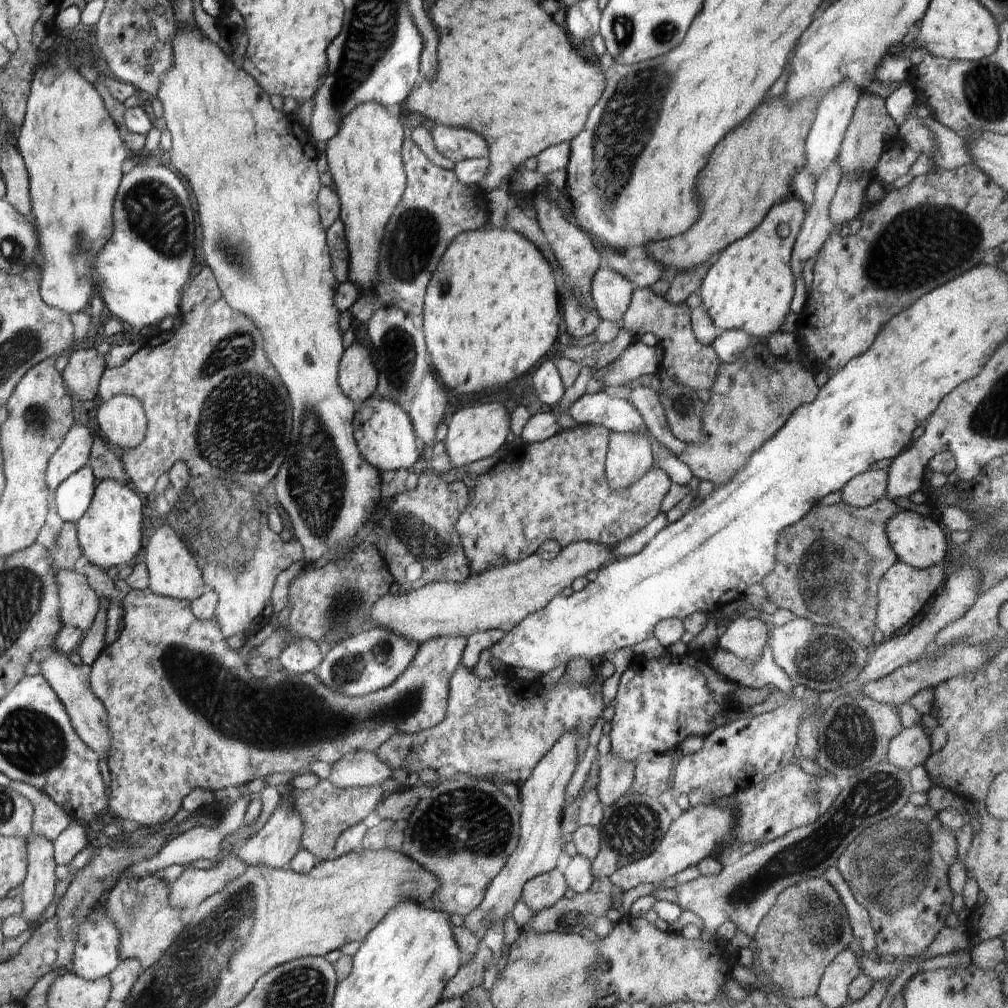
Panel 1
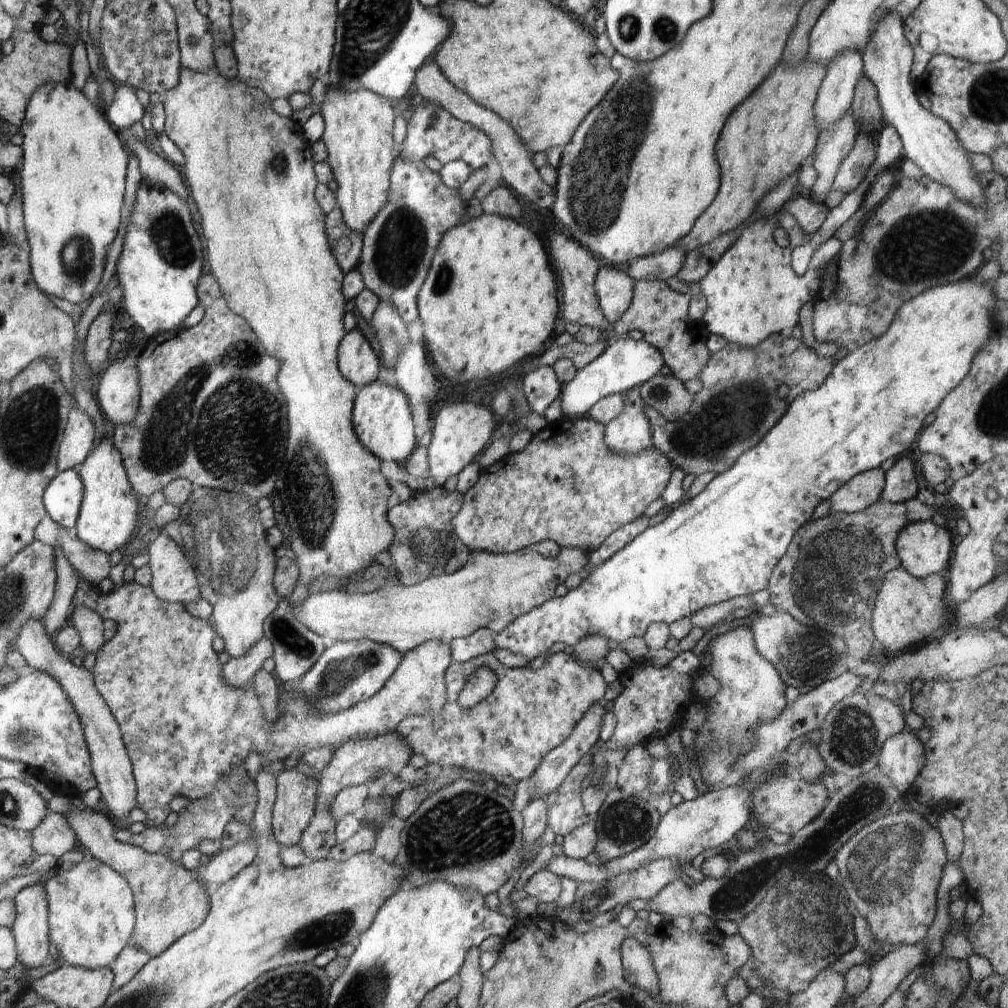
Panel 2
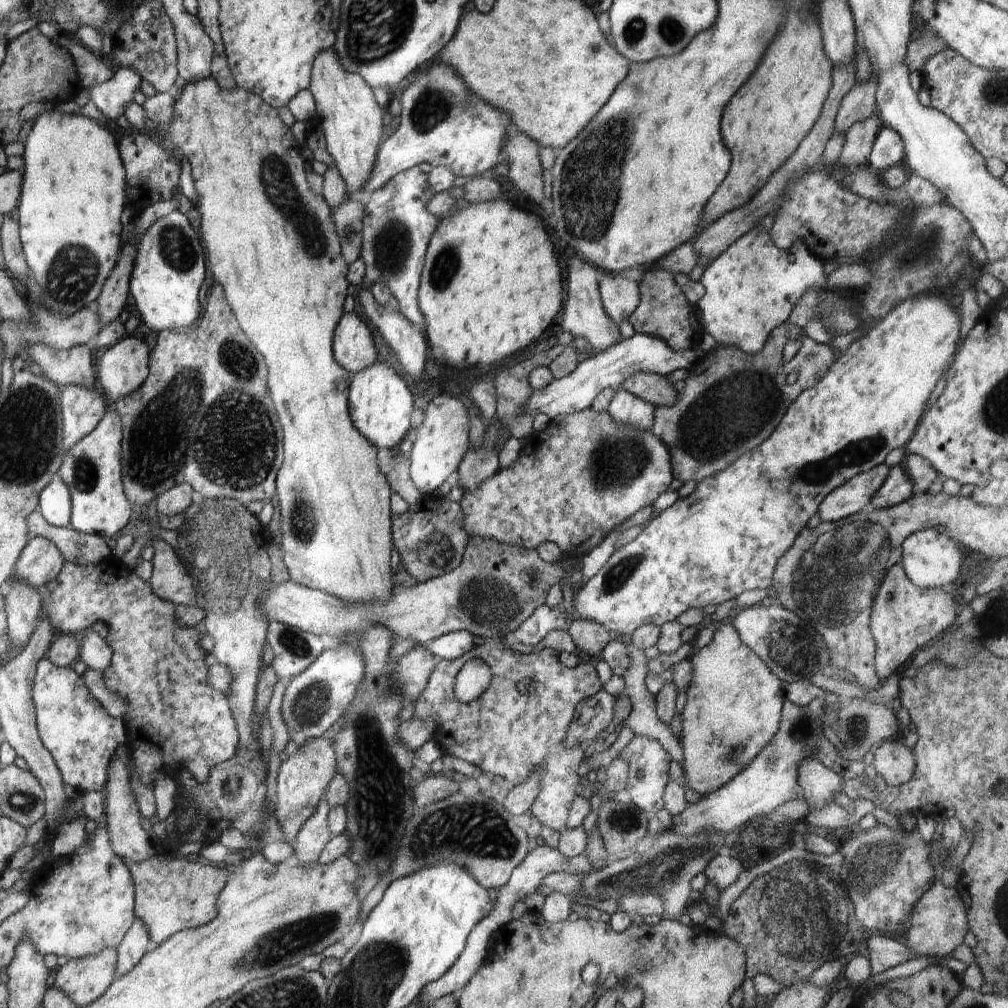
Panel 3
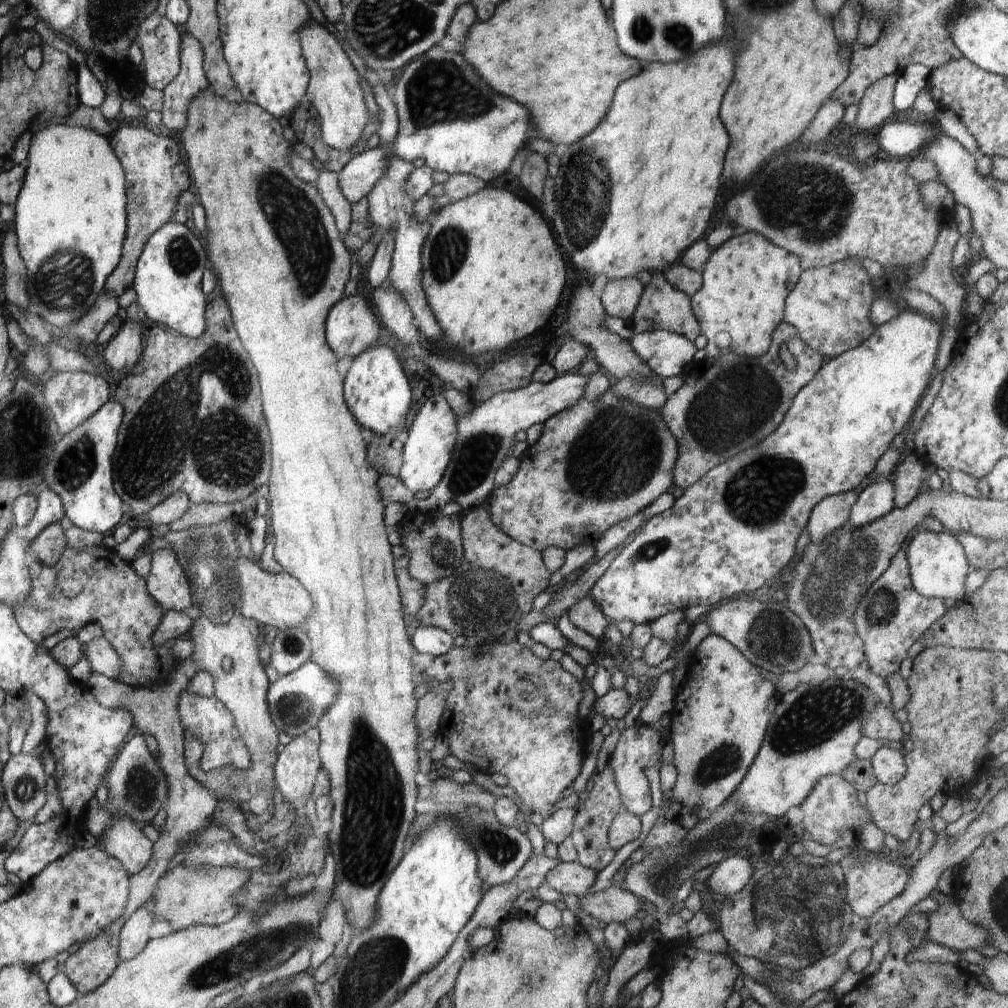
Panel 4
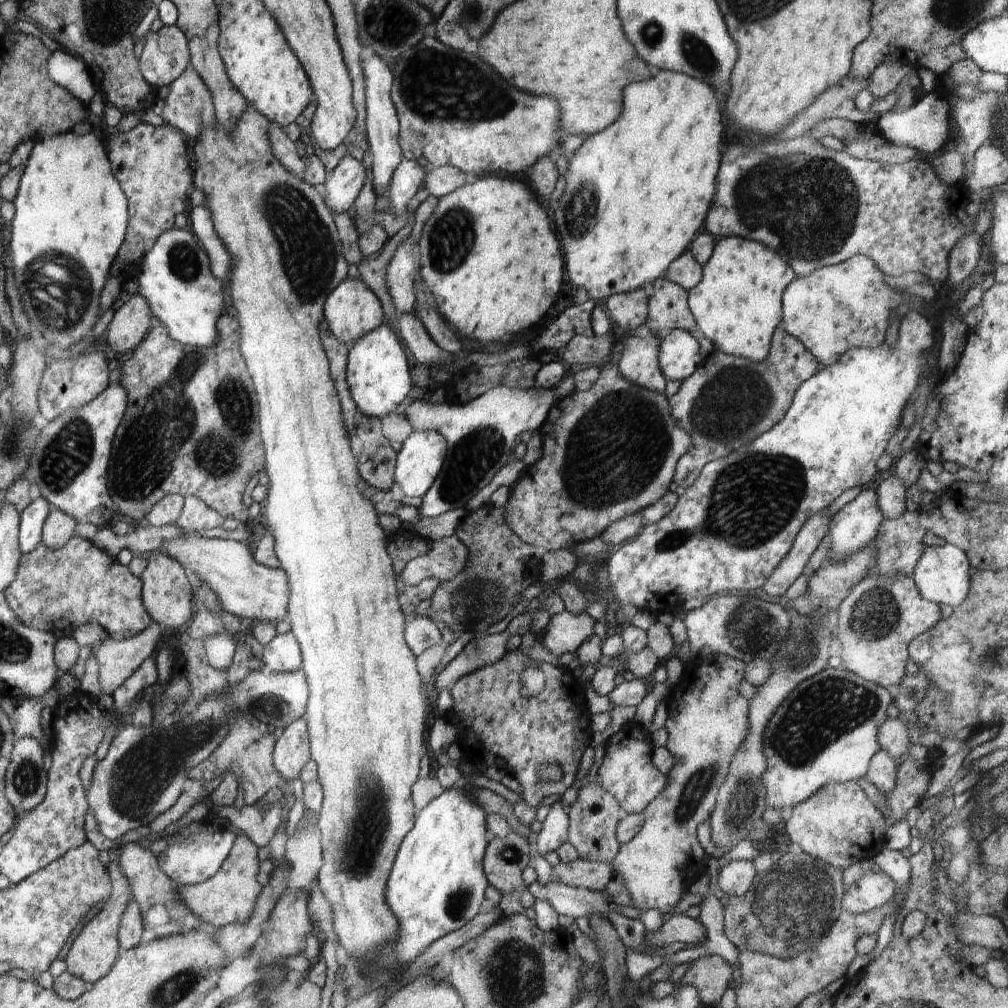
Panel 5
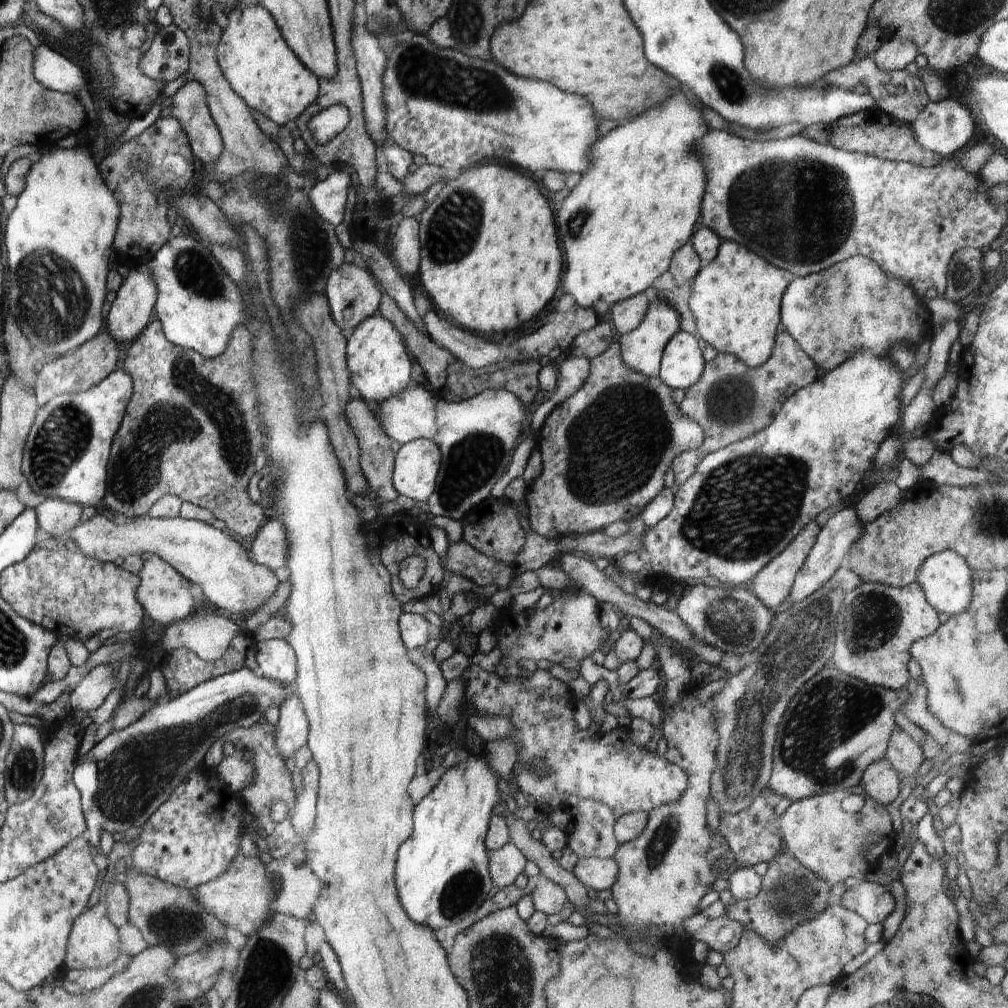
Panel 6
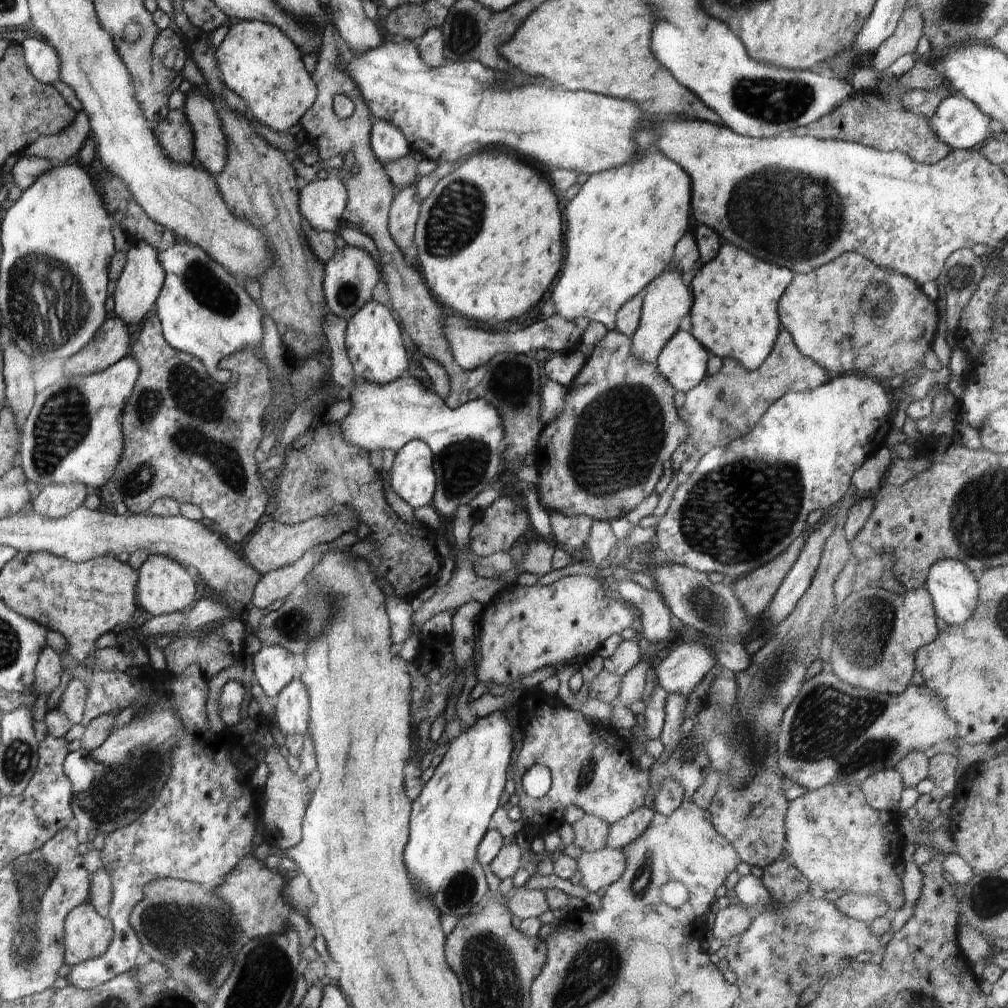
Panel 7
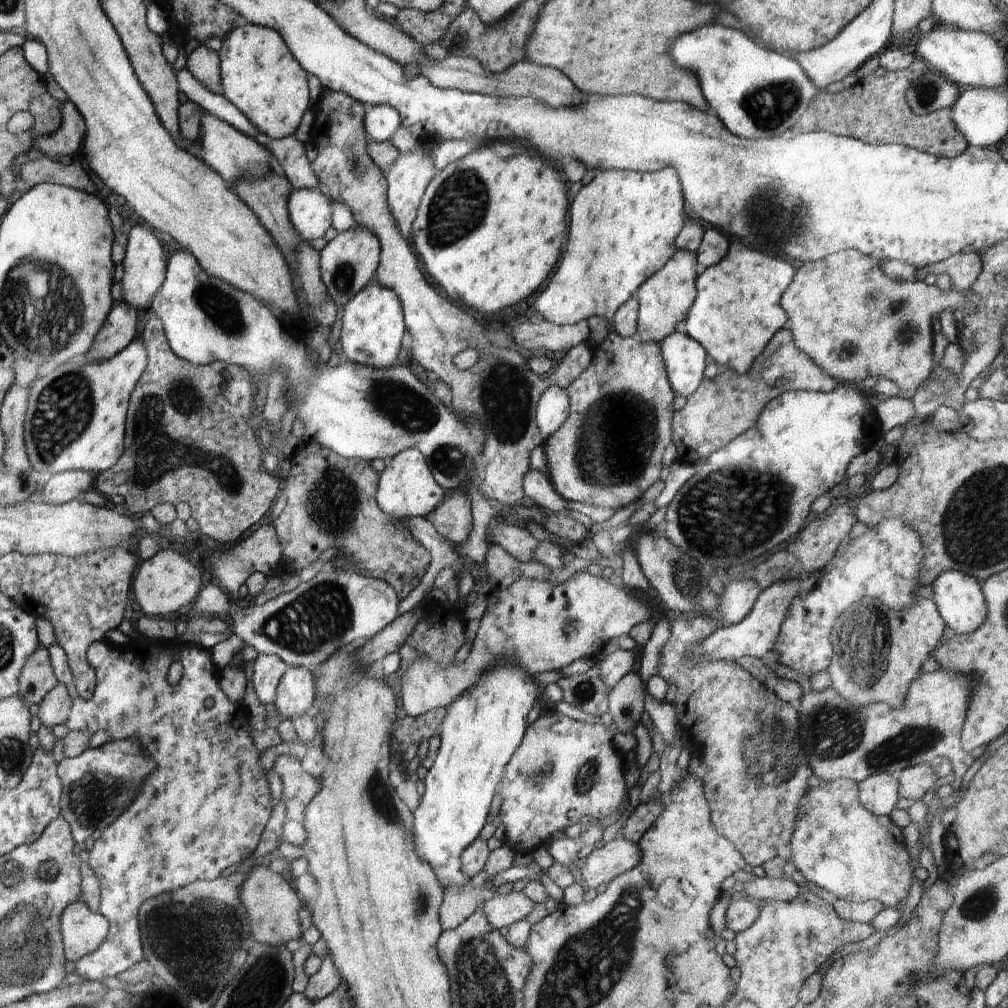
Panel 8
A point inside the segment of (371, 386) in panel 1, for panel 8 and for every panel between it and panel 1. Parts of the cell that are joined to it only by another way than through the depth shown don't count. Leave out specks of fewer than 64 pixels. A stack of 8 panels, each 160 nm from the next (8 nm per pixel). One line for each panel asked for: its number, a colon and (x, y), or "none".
2: (357, 361)
3: (354, 346)
4: (351, 327)
5: (352, 309)
6: (351, 291)
7: (350, 275)
8: (348, 263)

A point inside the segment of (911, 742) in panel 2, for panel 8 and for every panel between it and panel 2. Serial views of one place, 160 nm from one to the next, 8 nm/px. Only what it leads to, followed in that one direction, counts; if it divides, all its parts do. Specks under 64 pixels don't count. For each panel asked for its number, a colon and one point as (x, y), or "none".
3: (895, 762)
4: (888, 763)
5: (882, 772)
6: (880, 781)
7: (881, 790)
8: (879, 793)

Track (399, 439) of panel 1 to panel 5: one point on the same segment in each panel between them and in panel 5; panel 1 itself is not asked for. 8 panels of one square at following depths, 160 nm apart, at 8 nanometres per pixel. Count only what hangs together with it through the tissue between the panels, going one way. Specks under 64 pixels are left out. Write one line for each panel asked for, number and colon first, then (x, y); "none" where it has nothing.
2: (382, 419)
3: (380, 404)
4: (377, 392)
5: (378, 373)

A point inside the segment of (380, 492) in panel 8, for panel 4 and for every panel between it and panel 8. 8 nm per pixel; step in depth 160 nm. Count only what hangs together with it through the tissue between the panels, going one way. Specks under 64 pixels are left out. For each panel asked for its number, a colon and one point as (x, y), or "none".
4: (427, 450)
5: (423, 453)
6: (417, 462)
7: (412, 476)

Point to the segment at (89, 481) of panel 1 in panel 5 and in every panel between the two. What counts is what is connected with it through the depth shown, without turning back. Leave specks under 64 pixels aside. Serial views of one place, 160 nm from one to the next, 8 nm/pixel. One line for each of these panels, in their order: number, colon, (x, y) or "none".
2: (63, 498)
3: (55, 505)
4: (49, 510)
5: (34, 515)

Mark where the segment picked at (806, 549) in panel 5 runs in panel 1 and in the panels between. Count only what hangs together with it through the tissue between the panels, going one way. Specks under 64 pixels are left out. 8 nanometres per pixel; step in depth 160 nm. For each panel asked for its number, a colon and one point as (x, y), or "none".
1: (862, 490)
2: (861, 491)
3: (855, 494)
4: (830, 514)

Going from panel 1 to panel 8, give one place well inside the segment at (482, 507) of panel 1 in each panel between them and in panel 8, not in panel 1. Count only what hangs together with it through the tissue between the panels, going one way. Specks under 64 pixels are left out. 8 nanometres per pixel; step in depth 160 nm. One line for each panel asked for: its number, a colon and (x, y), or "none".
2: (521, 499)
3: (594, 473)
4: (556, 499)
5: (628, 433)
6: (619, 416)
7: (602, 456)
8: (608, 453)

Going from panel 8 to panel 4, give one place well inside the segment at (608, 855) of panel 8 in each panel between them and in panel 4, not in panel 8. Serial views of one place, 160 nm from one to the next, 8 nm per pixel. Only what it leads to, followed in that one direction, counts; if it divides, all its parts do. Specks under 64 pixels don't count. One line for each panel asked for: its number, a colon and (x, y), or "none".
4: (571, 878)
5: (589, 875)
6: (597, 873)
7: (601, 868)

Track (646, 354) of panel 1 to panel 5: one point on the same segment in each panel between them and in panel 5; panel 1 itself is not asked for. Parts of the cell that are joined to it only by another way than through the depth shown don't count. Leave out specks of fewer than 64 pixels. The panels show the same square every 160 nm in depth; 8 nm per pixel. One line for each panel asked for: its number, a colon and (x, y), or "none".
2: (626, 362)
3: (639, 353)
4: (484, 438)
5: (481, 436)

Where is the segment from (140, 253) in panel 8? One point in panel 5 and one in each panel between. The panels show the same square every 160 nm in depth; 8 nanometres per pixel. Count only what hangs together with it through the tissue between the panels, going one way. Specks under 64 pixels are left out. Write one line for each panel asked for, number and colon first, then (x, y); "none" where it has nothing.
5: (131, 321)
6: (131, 310)
7: (141, 281)

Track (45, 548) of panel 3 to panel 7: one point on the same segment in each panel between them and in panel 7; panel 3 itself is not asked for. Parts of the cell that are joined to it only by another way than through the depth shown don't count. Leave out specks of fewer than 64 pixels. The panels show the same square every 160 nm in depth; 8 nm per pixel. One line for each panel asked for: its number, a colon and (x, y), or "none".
4: (47, 547)
5: (58, 530)
6: (58, 517)
7: (54, 501)

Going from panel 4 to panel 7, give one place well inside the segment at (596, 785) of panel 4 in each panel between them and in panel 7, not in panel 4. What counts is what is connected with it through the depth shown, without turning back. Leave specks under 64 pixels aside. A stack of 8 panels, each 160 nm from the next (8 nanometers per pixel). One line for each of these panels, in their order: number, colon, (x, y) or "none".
5: (593, 819)
6: (589, 833)
7: (591, 832)

